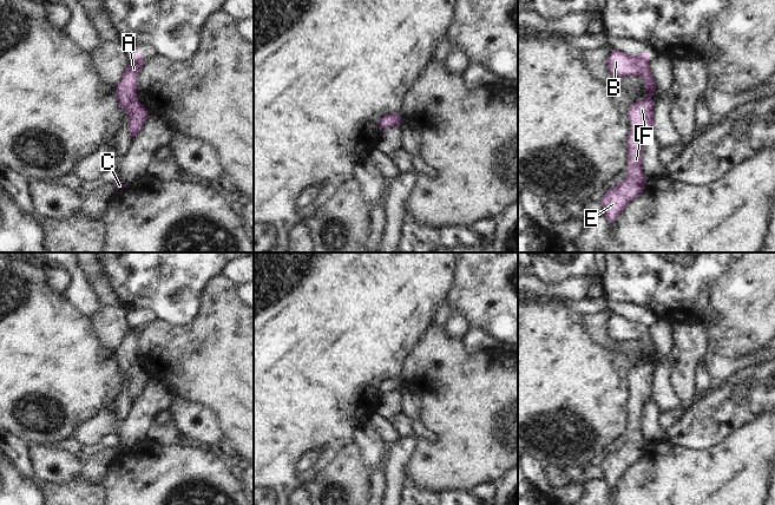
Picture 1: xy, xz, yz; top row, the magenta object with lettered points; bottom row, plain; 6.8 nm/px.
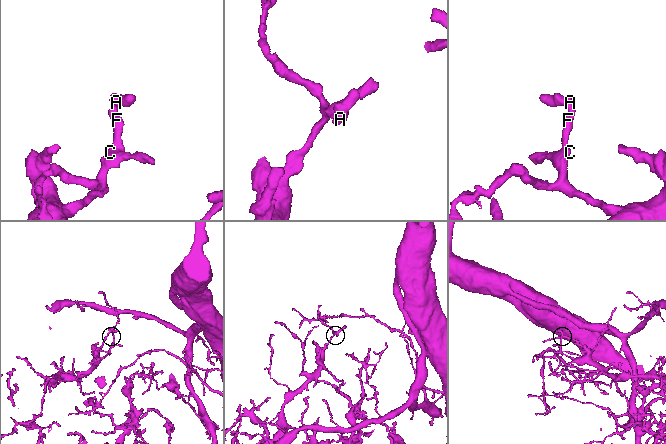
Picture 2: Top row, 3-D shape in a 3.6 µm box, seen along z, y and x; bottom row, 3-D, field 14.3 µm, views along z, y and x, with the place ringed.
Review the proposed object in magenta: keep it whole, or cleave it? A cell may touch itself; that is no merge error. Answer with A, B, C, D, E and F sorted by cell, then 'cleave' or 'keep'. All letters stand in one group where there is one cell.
A B / C D E F | cleave

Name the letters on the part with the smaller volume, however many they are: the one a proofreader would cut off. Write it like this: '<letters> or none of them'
A, B

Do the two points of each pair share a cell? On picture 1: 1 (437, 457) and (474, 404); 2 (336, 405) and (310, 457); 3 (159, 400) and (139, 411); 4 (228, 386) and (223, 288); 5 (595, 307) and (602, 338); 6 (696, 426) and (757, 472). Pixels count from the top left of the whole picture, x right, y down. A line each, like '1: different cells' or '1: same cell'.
1: same cell
2: different cells
3: same cell
4: same cell
5: different cells
6: different cells

